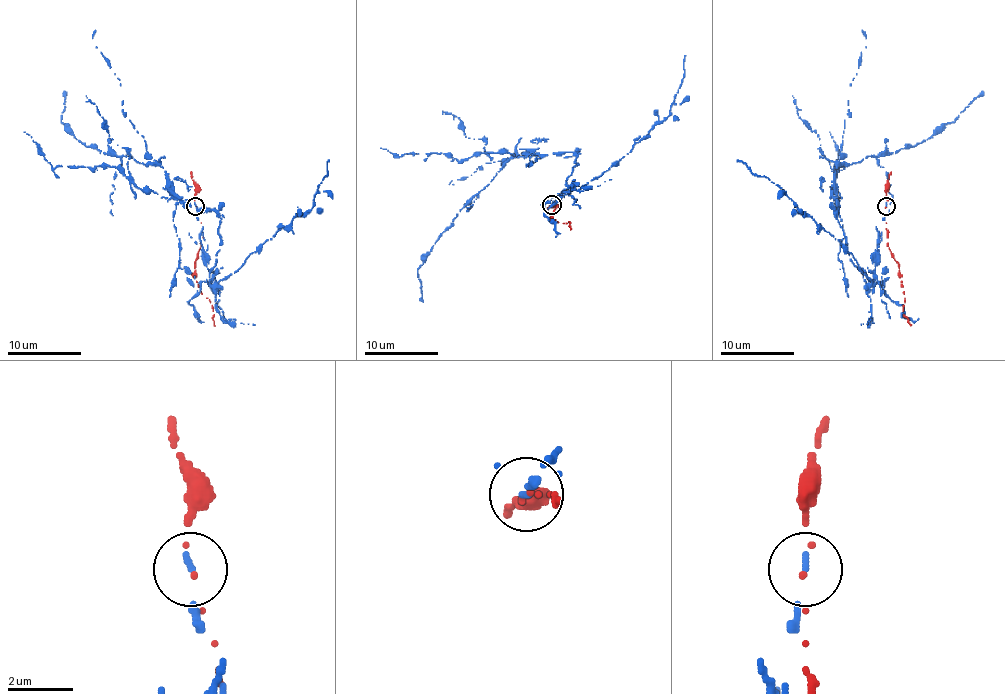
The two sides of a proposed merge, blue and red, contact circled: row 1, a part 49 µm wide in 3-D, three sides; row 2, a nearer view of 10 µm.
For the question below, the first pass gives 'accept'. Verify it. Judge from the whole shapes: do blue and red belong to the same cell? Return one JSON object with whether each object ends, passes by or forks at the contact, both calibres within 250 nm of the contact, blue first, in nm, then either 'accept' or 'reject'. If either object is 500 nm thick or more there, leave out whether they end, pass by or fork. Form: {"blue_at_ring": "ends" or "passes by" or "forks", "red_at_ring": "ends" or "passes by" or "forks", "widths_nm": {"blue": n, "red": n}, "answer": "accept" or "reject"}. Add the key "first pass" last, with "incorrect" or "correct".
{"blue_at_ring": "ends", "red_at_ring": "ends", "widths_nm": {"blue": 140, "red": 100}, "answer": "reject", "first pass": "incorrect"}

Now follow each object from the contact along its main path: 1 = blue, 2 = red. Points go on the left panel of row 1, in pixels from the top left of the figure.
1: (196, 206), (214, 280), (218, 216), (188, 206), (162, 167), (81, 143), (60, 121), (64, 91)
2: (196, 206), (203, 238), (196, 258), (196, 282), (212, 305), (214, 325)

